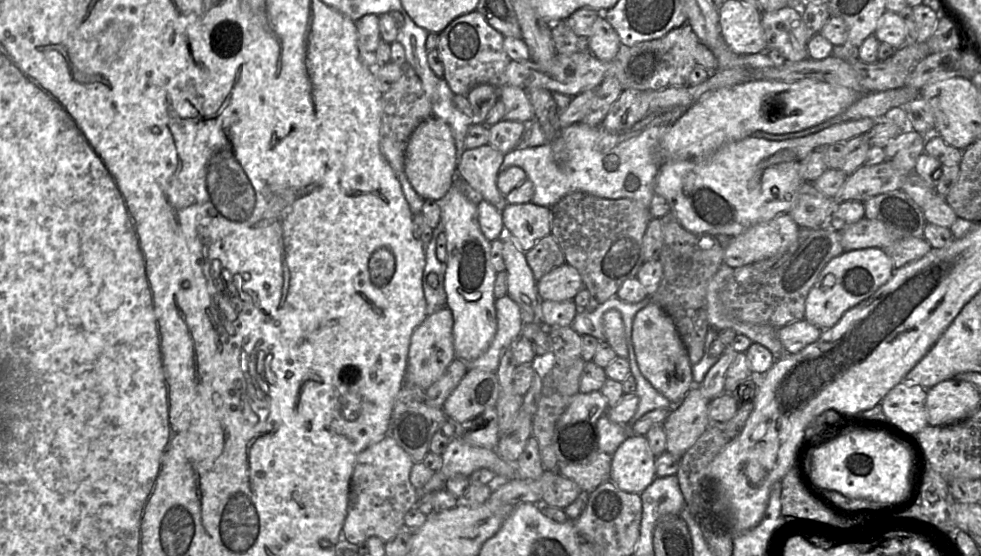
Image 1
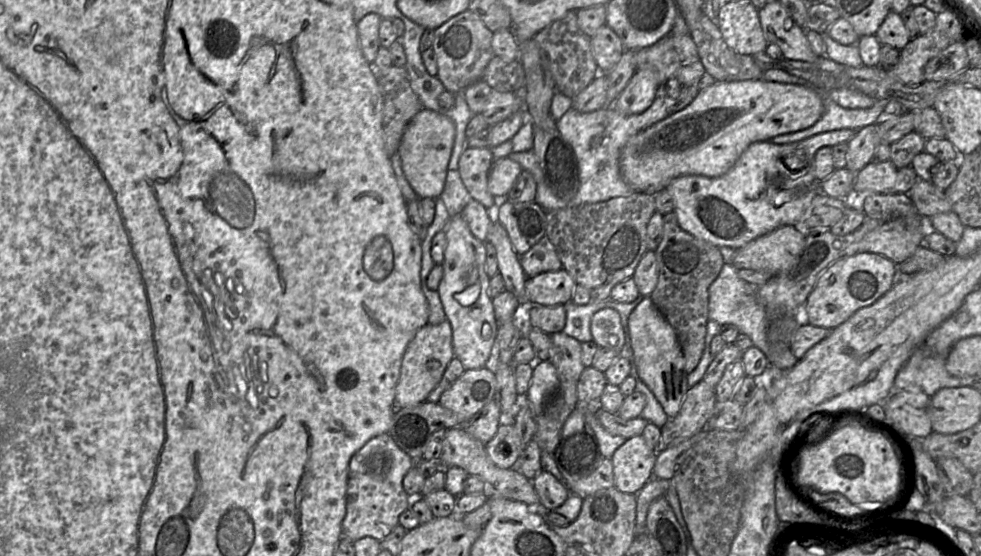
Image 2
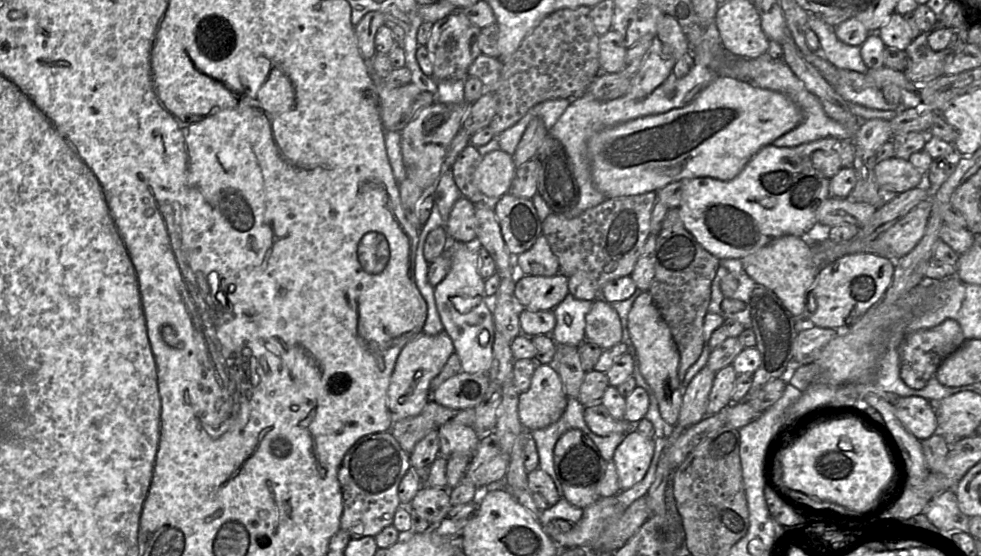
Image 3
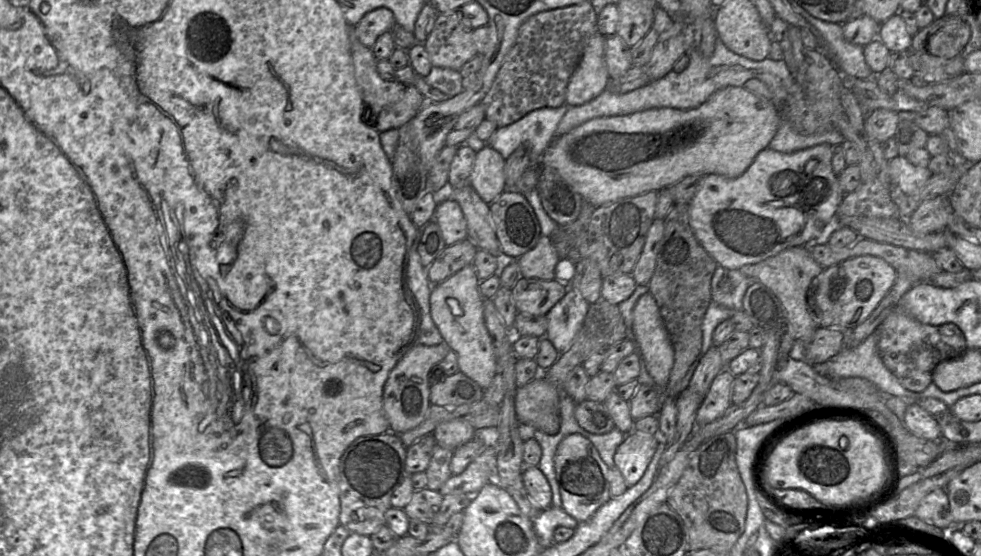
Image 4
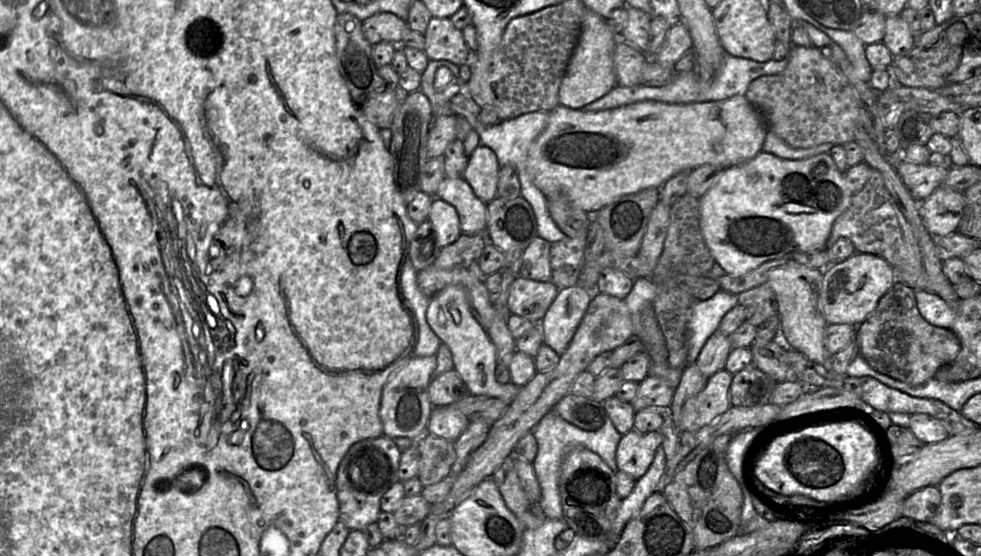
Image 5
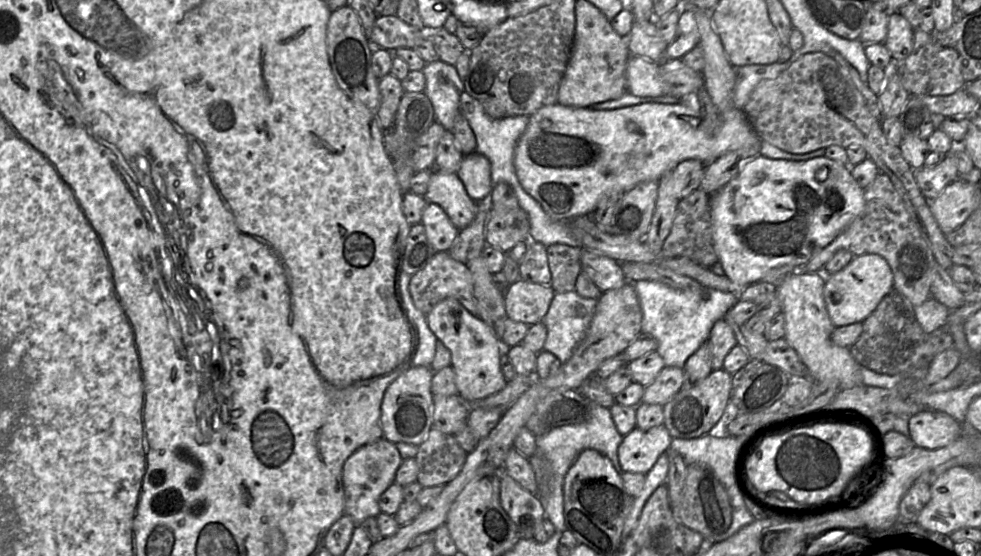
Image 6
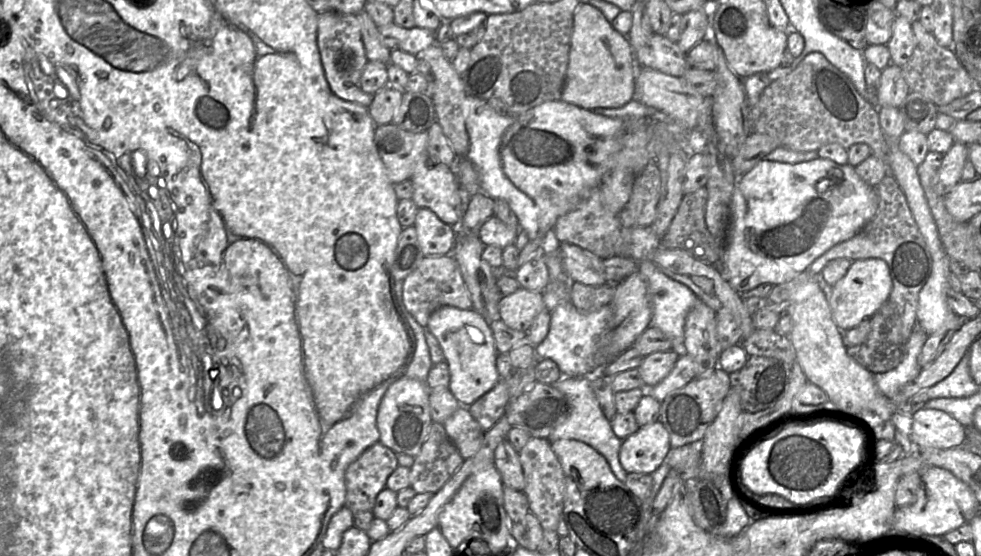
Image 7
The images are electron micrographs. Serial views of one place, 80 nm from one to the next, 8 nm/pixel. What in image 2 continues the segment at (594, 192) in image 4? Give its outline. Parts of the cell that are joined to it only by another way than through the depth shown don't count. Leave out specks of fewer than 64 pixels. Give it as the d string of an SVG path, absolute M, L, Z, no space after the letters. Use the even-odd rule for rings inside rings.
M762 78L746 81L712 80L683 110L633 136L621 150L620 171L634 191L647 194L664 189L673 179L683 175L717 178L734 166L750 144L807 129L820 119L823 111L821 95L807 86L770 82Z

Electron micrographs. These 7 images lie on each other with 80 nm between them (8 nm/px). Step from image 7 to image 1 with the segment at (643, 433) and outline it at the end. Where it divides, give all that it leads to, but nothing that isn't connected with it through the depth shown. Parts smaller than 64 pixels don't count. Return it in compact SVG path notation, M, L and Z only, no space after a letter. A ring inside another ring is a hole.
M629 434L612 454L610 480L624 492L640 494L656 477L655 460L646 437Z

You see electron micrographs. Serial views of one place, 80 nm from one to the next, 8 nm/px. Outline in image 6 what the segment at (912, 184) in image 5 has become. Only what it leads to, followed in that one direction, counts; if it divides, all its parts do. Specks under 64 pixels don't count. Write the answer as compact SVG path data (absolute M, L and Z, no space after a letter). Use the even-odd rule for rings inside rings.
M953 152L935 167L914 170L916 183L928 201L936 199L943 190L959 177L957 159Z

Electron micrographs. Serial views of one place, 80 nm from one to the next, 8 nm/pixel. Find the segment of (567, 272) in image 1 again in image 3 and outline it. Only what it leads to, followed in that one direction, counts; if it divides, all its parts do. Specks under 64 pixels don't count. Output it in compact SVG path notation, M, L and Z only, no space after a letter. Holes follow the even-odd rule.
M563 272L554 276L518 275L514 301L520 309L553 310L569 294L568 279Z

